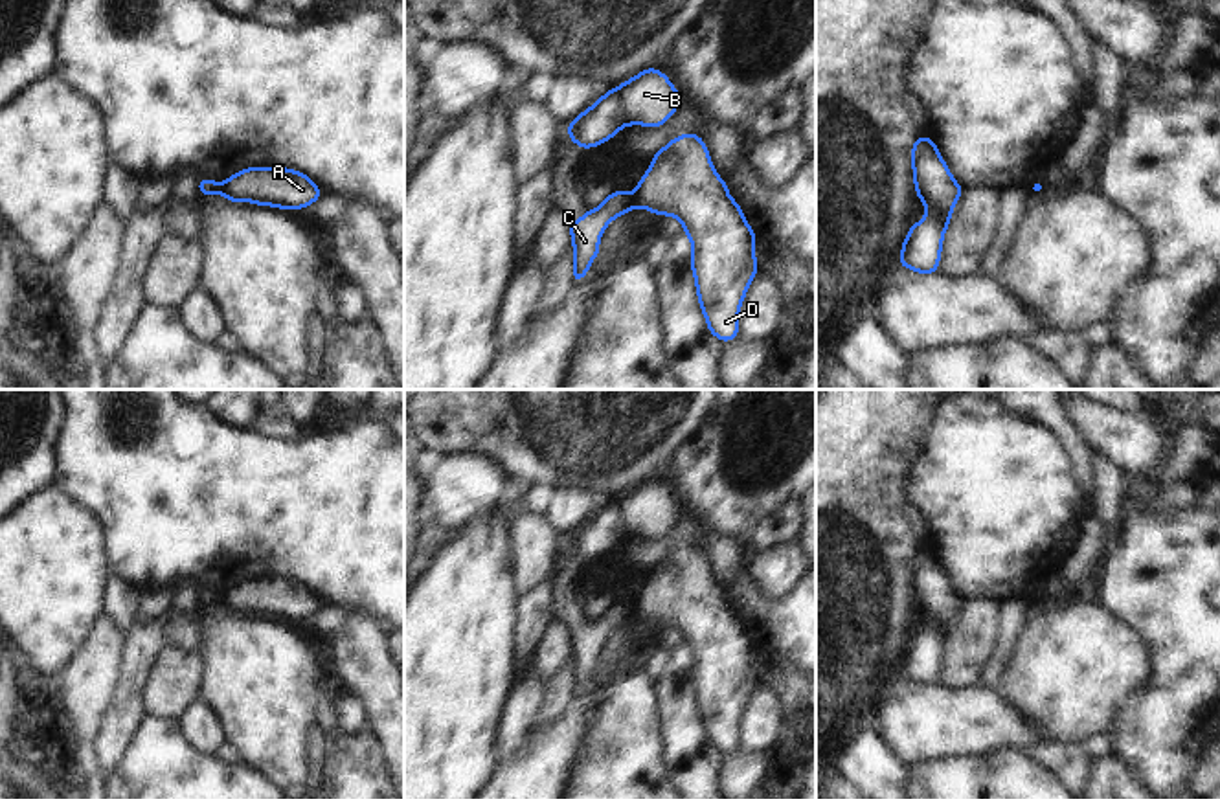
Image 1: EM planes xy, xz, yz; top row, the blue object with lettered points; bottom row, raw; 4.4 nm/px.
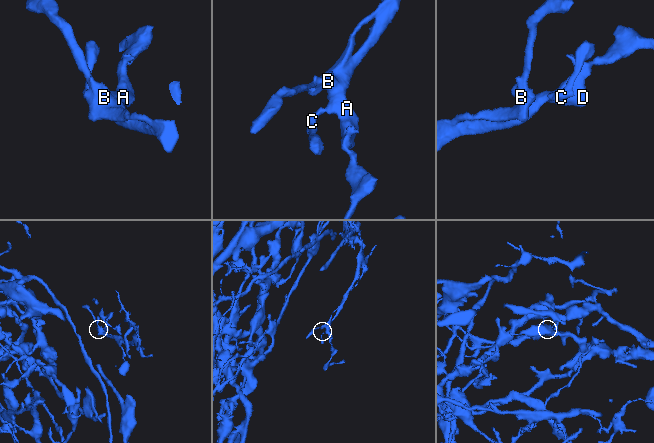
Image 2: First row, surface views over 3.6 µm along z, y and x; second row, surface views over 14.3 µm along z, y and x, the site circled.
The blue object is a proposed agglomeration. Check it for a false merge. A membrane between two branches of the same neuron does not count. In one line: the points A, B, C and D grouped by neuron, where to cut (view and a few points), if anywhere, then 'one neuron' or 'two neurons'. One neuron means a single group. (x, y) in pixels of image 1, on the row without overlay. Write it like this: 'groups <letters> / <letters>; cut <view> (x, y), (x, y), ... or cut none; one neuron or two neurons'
groups A B D / C; cut xz (631, 607), (634, 616); two neurons

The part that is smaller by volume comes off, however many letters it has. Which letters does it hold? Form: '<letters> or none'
C

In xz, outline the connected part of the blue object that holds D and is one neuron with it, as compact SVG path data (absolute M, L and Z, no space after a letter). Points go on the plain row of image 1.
M682 546L654 564L632 602L632 615L674 626L691 650L691 680L709 744L724 755L739 748L739 720L757 685L755 645L698 546Z

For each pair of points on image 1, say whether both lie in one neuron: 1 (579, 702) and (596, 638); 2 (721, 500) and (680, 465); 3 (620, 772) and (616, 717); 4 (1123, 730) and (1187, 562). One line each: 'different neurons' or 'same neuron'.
1: different neurons
2: same neuron
3: same neuron
4: same neuron

